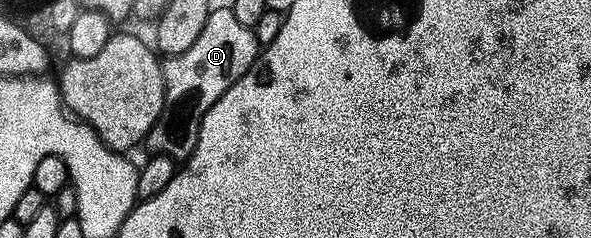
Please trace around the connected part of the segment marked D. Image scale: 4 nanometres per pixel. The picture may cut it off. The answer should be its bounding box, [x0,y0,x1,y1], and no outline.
[147,16,257,160]

